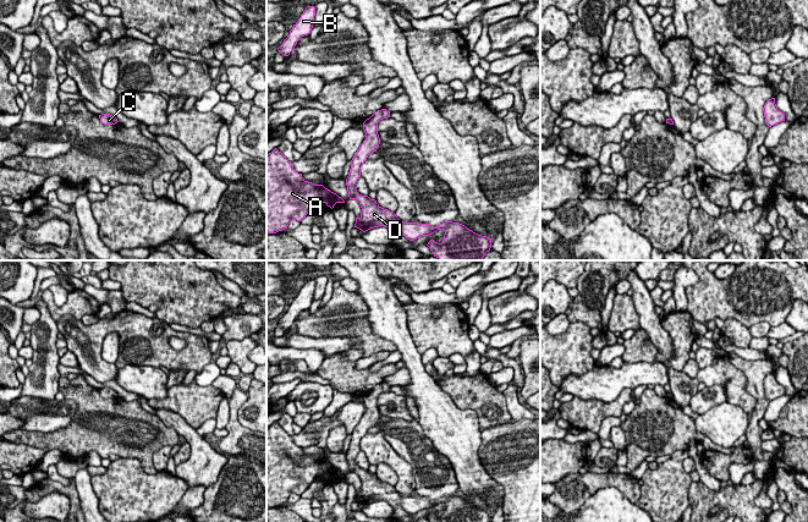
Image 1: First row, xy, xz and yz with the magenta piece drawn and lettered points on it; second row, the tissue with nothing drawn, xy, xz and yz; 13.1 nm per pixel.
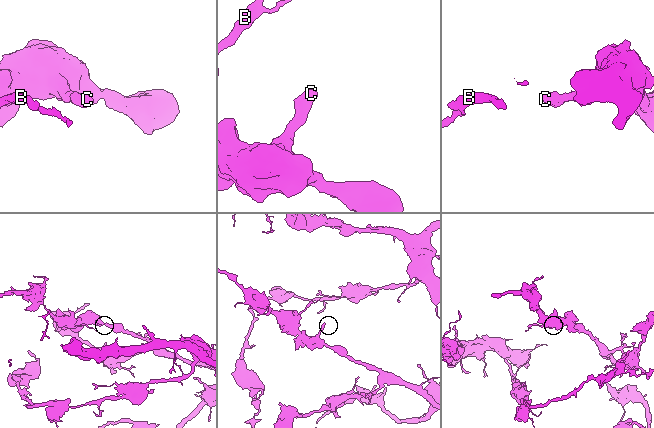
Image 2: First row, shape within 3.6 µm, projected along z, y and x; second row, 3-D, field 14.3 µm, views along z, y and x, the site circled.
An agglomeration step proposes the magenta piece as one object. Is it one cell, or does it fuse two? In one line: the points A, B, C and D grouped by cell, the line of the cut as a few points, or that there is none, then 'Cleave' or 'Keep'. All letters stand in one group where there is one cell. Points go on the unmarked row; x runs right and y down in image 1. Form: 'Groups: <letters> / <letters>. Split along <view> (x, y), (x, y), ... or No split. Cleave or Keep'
Groups: A B C D. No split. Keep

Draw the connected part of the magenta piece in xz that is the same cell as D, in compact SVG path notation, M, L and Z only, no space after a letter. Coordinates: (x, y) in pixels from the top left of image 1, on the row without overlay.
M381 383L363 396L365 413L351 434L351 443L346 452L348 471L350 473L356 473L362 482L361 490L356 491L354 501L365 506L370 502L384 500L392 507L401 506L410 515L444 504L443 516L438 517L430 513L427 518L429 522L491 522L491 512L478 509L460 496L445 495L434 502L429 498L403 496L394 485L381 482L375 473L357 466L354 458L361 451L361 441L367 432L376 425L380 418L378 396L387 391L390 391L390 385Z

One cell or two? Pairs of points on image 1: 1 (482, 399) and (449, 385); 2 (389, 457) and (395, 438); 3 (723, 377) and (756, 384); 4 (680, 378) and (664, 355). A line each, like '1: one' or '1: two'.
1: one
2: two
3: two
4: two

